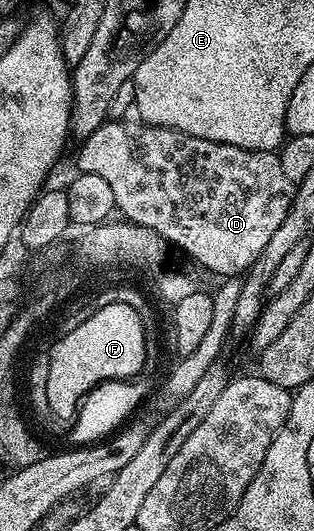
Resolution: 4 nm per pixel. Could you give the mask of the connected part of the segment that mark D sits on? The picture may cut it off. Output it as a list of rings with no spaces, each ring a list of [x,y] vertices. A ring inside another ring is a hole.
[[[108,121],[99,126],[87,139],[82,140],[79,146],[79,167],[78,170],[85,174],[100,176],[106,180],[110,188],[113,189],[113,201],[115,211],[128,223],[136,223],[153,233],[157,233],[168,244],[180,247],[191,259],[196,259],[207,271],[212,271],[218,277],[239,277],[247,272],[261,257],[261,249],[269,245],[269,240],[273,237],[273,232],[285,221],[285,213],[289,213],[289,205],[295,196],[296,184],[285,177],[285,172],[281,169],[281,161],[275,151],[246,151],[233,145],[225,145],[217,141],[205,141],[201,137],[186,135],[180,131],[174,131],[168,127],[153,127],[144,125],[142,122],[135,123],[114,123]]]

